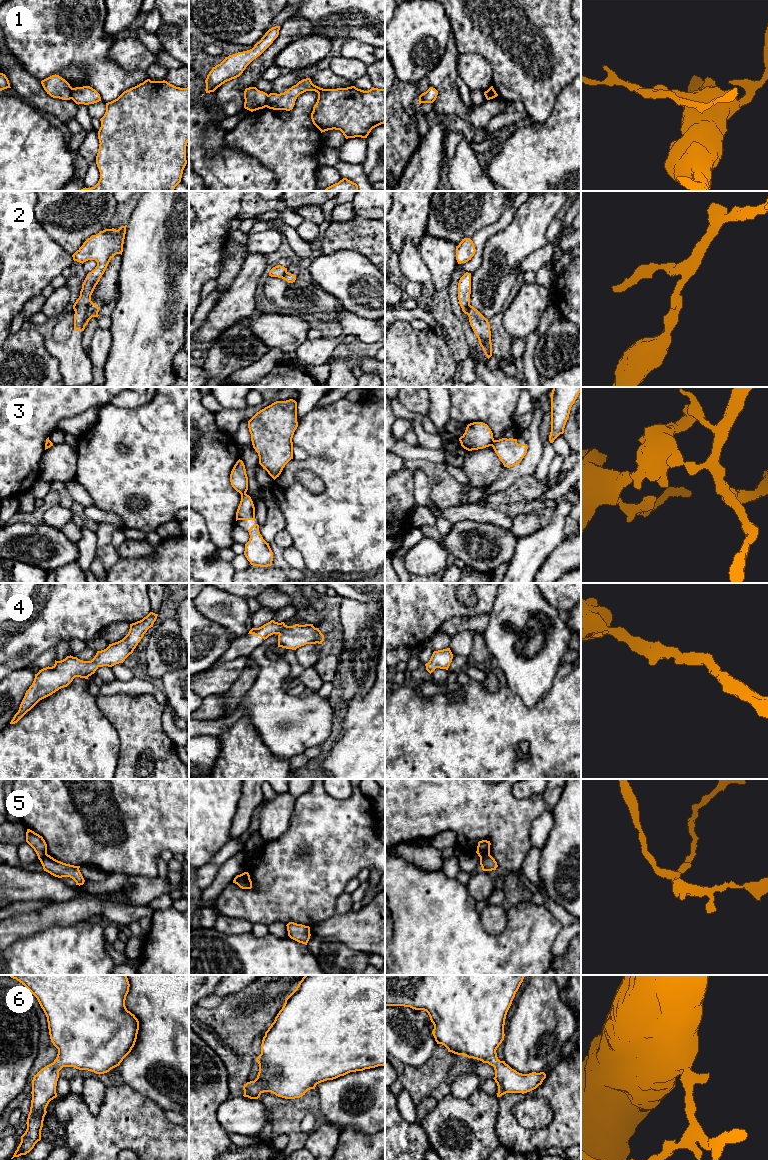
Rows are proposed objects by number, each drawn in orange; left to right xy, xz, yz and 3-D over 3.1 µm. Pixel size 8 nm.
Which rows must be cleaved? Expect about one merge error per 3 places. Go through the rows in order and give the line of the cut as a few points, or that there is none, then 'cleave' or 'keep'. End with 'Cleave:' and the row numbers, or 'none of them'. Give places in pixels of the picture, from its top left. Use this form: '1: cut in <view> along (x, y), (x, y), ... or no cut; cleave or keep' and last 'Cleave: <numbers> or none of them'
1: cut in xz along (268, 95), (265, 106); cleave
2: cut in xy along (92, 302), (87, 308), (84, 325); cleave
3: cut in yz along (494, 440), (491, 445); cleave
4: no cut; keep
5: cut in yz along (489, 854), (480, 859); cleave
6: no cut; keep
Cleave: 1, 2, 3, 5

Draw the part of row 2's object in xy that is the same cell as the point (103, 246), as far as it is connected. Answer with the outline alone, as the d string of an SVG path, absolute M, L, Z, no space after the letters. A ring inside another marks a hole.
M121 226L118 230L105 229L96 235L88 238L83 245L72 255L73 260L84 263L88 260L95 260L97 266L89 272L82 284L80 296L73 305L74 330L84 331L84 319L87 308L91 301L91 295L104 274L110 260L123 252L123 244L126 234L126 227Z

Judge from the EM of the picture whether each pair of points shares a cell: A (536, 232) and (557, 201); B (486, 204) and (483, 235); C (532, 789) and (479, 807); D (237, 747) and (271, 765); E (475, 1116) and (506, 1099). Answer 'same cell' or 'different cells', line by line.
A: same cell
B: different cells
C: different cells
D: same cell
E: different cells

